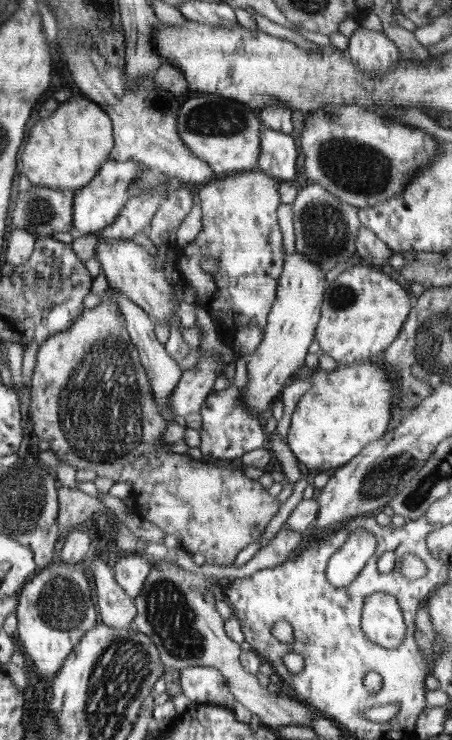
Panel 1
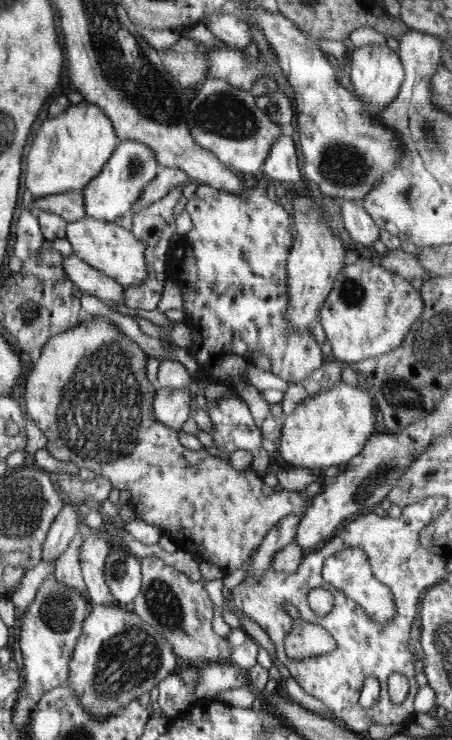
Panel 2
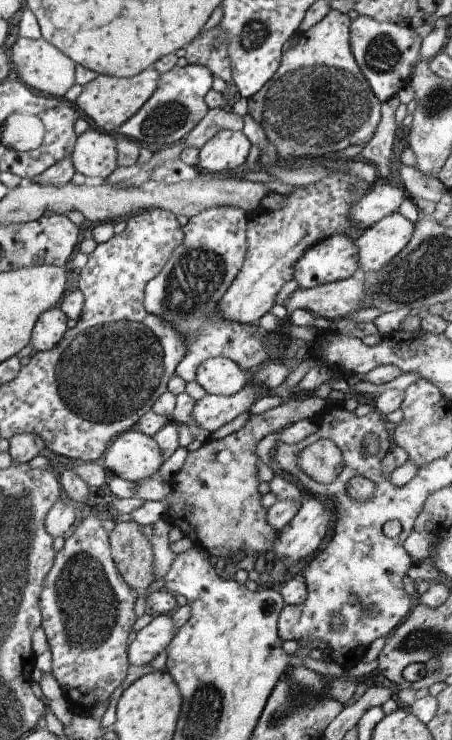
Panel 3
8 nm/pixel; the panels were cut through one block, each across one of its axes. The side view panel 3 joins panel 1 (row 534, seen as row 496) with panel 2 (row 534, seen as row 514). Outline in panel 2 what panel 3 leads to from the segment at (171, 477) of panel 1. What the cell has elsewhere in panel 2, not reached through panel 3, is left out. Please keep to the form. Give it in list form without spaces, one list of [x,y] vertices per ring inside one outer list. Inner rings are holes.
[[[85,317],[84,321],[78,322],[78,324],[66,330],[66,332],[52,337],[42,347],[40,358],[32,368],[26,386],[23,388],[25,394],[23,395],[22,404],[26,407],[29,417],[32,418],[36,426],[46,436],[47,443],[45,447],[56,460],[73,462],[80,469],[87,468],[93,470],[96,476],[107,478],[113,484],[113,488],[117,488],[120,491],[128,490],[131,494],[130,504],[132,504],[140,519],[160,528],[166,536],[172,538],[179,550],[188,552],[195,561],[214,564],[227,574],[231,574],[240,569],[245,562],[248,562],[250,555],[260,547],[262,540],[268,535],[270,529],[279,520],[282,520],[282,517],[299,514],[305,508],[306,498],[300,497],[301,495],[298,491],[286,491],[284,489],[274,491],[254,471],[250,469],[239,471],[229,462],[220,459],[220,457],[213,456],[204,448],[190,450],[181,445],[180,441],[178,441],[177,431],[156,420],[153,402],[157,388],[146,377],[147,359],[148,356],[140,349],[140,346],[124,336],[115,323],[105,317]]]

